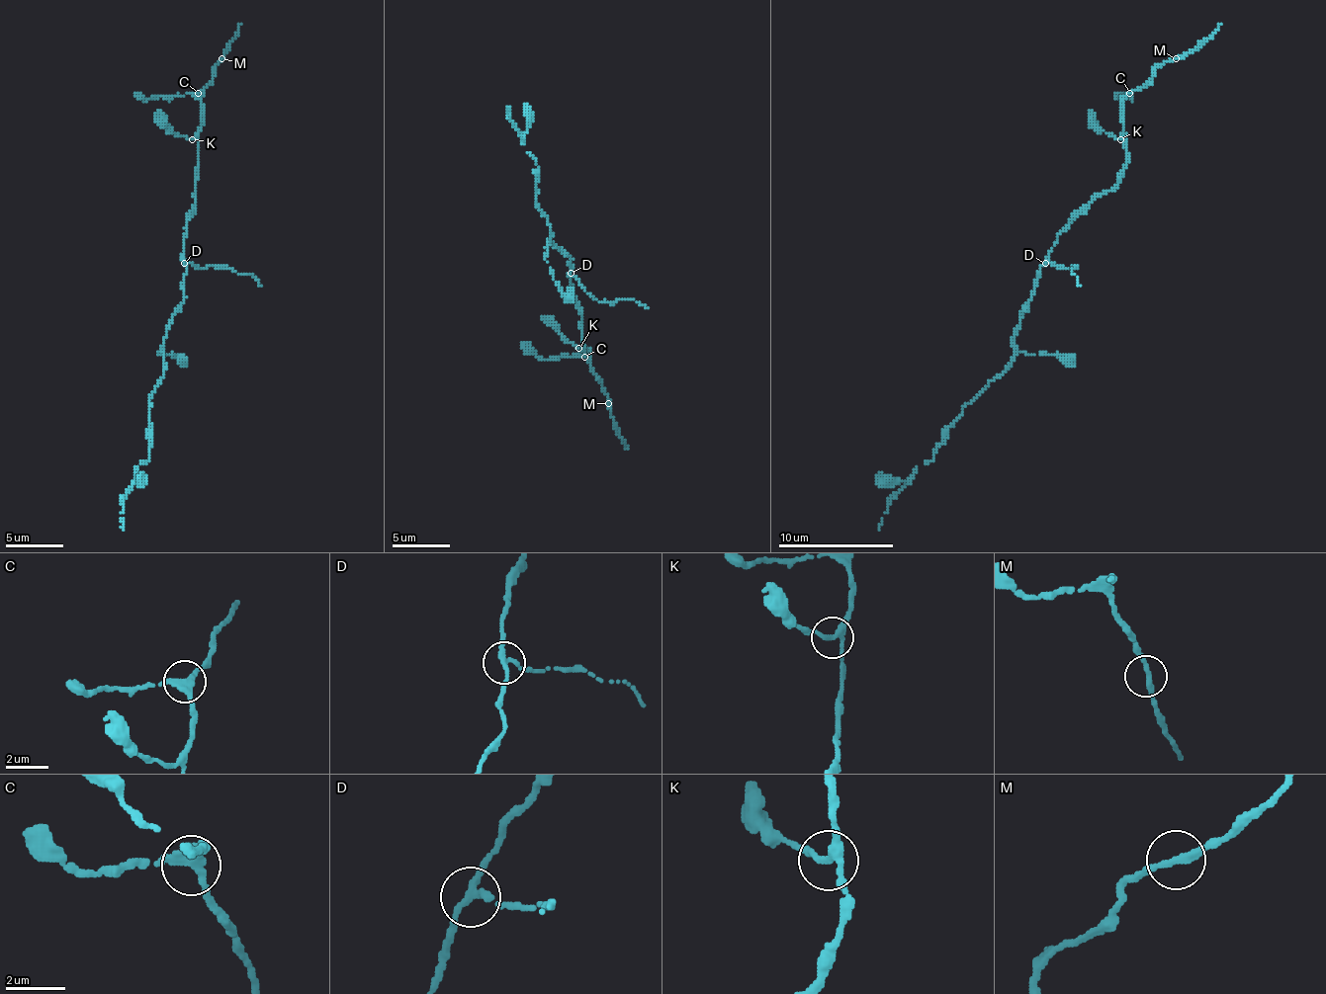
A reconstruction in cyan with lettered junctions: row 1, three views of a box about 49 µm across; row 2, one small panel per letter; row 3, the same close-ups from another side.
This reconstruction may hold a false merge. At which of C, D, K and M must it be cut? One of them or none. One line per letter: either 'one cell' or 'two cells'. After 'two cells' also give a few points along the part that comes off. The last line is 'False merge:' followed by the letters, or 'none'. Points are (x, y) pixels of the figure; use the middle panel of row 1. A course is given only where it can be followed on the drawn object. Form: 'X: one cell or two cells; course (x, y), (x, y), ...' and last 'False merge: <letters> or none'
C: one cell
D: one cell
K: one cell
M: one cell
False merge: none

